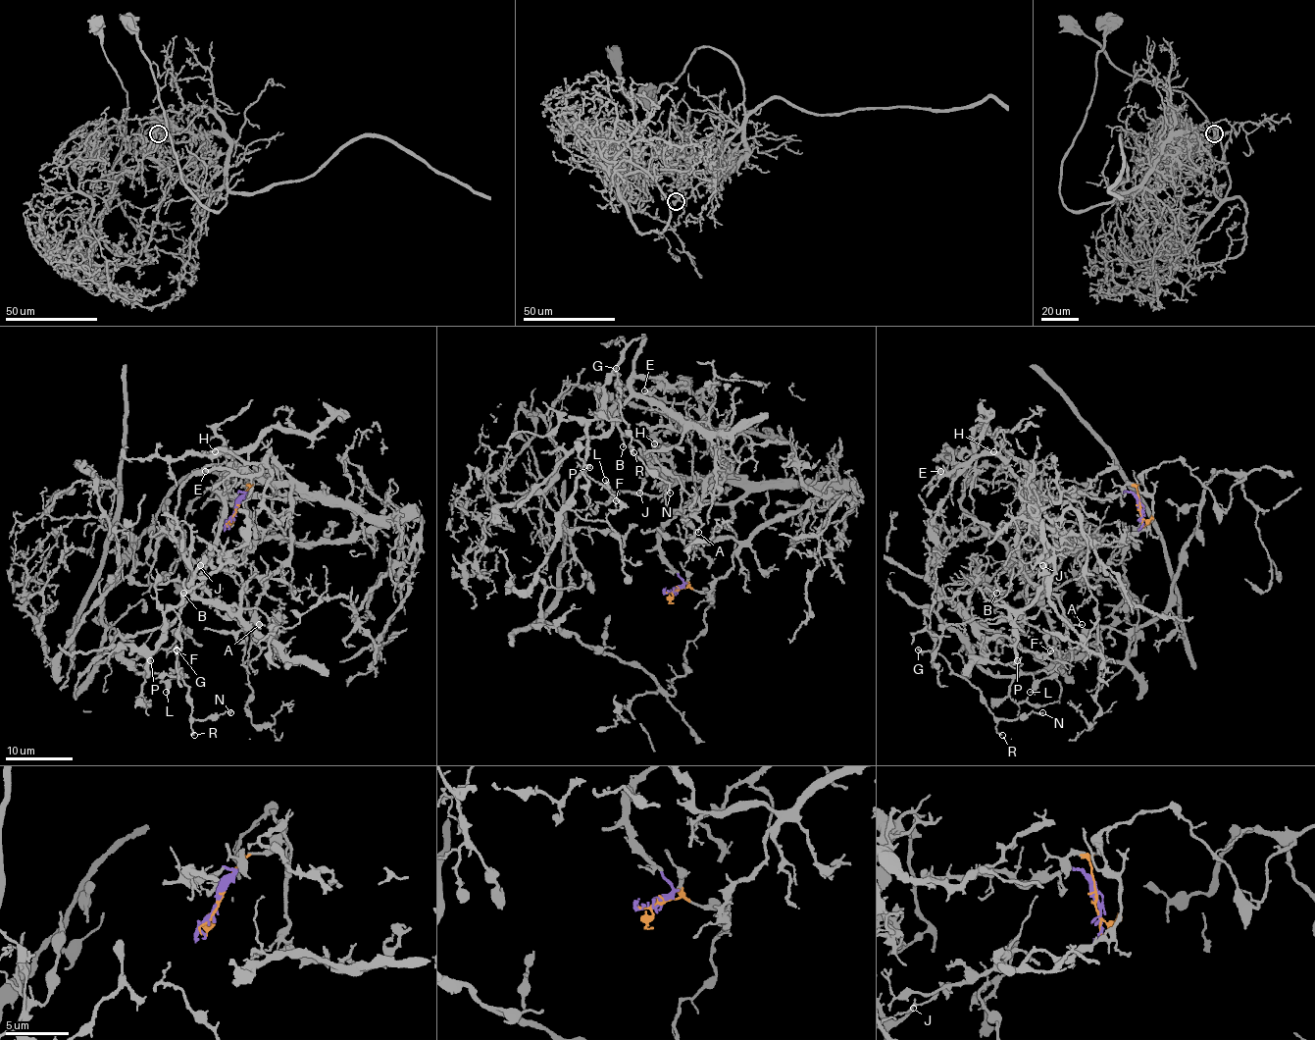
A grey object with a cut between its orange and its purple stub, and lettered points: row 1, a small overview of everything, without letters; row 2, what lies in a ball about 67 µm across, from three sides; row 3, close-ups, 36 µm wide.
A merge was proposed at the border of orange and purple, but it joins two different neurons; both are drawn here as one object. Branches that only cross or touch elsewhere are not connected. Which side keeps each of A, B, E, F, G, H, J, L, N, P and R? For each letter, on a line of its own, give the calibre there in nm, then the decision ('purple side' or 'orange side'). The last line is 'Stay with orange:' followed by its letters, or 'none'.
A: 200 nm thick; purple side
B: 120 nm thick; orange side
E: 440 nm thick; purple side
F: 120 nm thick; orange side
G: 220 nm thick; orange side
H: 80 nm thick; purple side
J: 260 nm thick; purple side
L: 170 nm thick; orange side
N: 160 nm thick; orange side
P: 110 nm thick; orange side
R: 190 nm thick; orange side
Stay with orange: B, F, G, L, N, P, R

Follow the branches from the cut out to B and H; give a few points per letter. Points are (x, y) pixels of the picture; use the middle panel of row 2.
B: (676, 591), (710, 602), (669, 695), (543, 619), (536, 572), (603, 404), (596, 390), (624, 446)
H: (676, 591), (682, 582), (660, 532), (695, 501), (733, 503), (745, 492), (683, 480), (653, 443)

